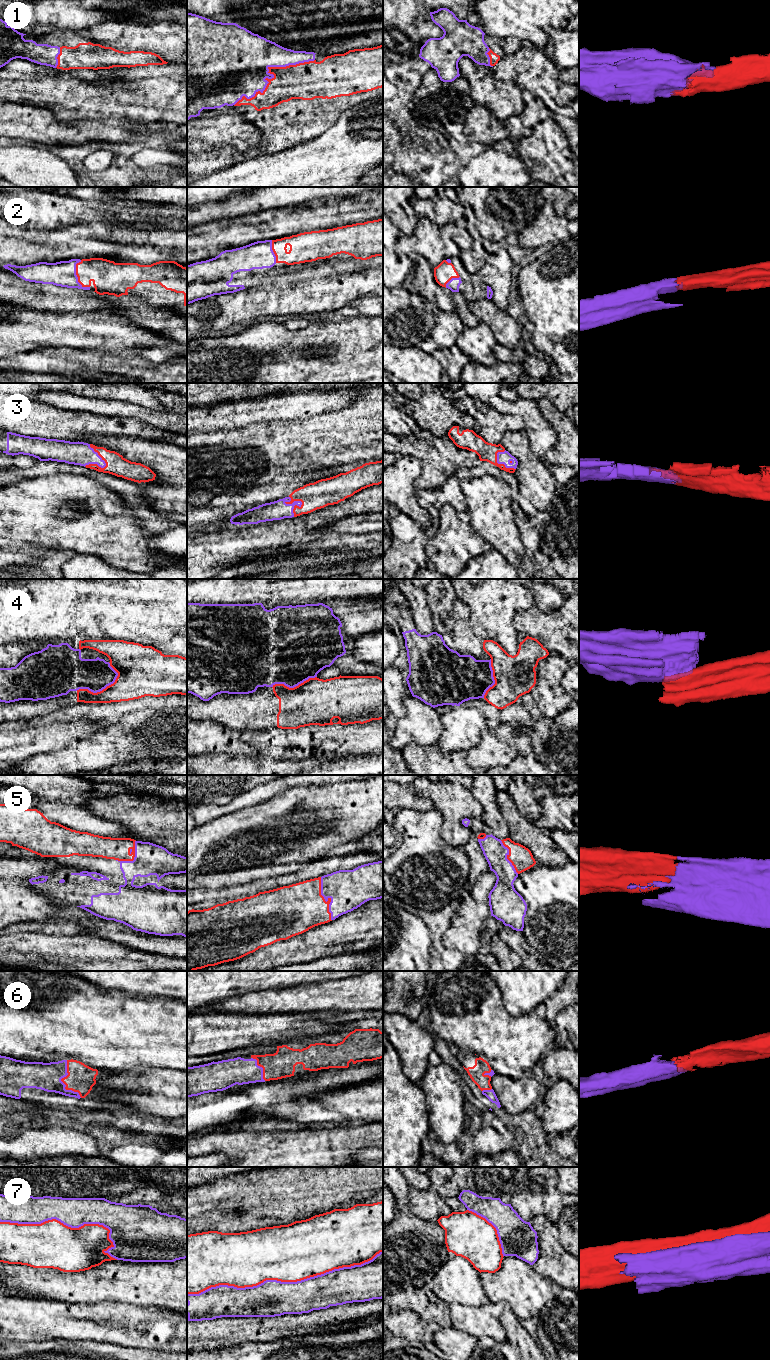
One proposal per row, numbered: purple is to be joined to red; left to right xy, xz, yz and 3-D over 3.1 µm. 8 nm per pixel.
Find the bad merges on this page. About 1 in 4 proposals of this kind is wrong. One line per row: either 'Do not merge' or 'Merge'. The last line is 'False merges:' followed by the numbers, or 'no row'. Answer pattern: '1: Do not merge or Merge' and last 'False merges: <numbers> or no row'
1: Merge
2: Merge
3: Merge
4: Do not merge
5: Merge
6: Merge
7: Do not merge
False merges: 4, 7

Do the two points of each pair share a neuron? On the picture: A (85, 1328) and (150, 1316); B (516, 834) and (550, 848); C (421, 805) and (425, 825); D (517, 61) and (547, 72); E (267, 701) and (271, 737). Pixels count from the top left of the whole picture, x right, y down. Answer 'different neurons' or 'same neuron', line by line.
A: same neuron
B: same neuron
C: different neurons
D: same neuron
E: different neurons

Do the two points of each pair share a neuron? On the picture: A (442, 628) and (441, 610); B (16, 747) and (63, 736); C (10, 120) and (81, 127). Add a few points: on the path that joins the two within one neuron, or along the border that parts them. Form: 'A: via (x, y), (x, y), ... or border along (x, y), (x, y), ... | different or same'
A: via (442, 624), (440, 622), (441, 614) | same
B: via (28, 741), (51, 737) | same
C: via (28, 122), (45, 128), (63, 128) | same

